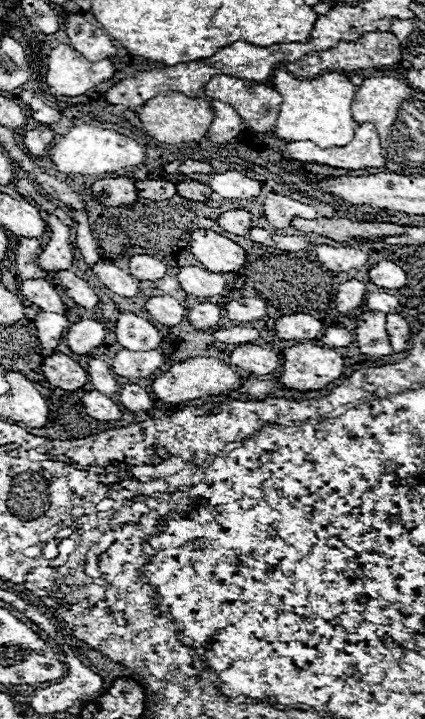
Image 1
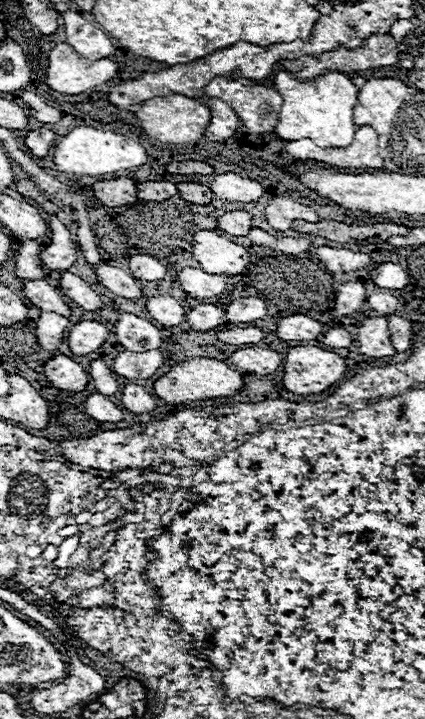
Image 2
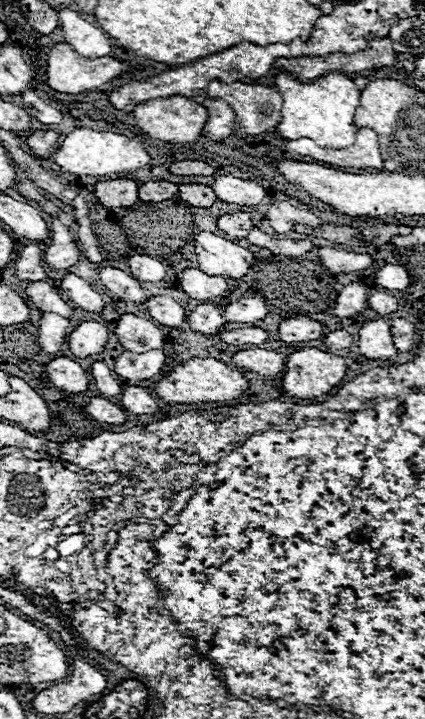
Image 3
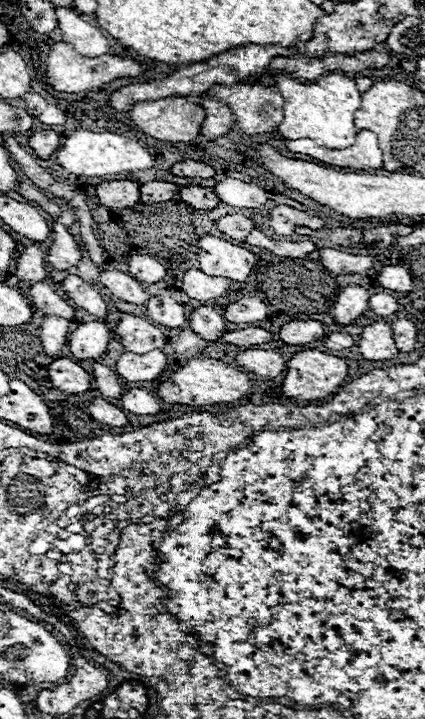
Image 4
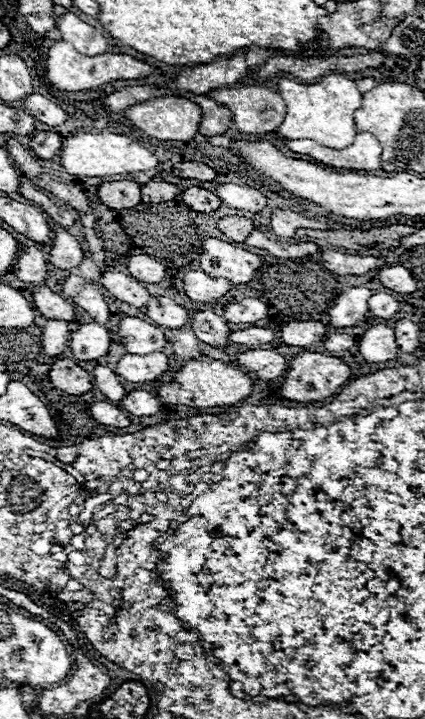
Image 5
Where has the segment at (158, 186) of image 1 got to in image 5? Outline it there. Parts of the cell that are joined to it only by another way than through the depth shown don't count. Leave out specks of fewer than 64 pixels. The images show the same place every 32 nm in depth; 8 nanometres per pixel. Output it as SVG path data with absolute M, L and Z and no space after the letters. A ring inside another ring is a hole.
M148 182L142 184L142 202L168 202L174 200L176 194L180 194L176 184L170 182Z

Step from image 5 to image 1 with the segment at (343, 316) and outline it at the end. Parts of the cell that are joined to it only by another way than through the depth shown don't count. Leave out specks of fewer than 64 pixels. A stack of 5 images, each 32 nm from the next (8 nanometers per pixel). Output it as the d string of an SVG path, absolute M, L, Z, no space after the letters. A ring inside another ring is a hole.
M346 280L342 284L338 284L336 290L336 308L340 312L350 312L354 308L358 308L364 302L366 296L366 284L360 280Z

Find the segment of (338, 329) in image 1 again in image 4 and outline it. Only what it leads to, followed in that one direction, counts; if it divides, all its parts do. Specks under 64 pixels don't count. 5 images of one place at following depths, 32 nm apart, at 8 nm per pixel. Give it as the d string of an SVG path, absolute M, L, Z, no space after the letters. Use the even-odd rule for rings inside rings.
M330 332L330 334L326 334L324 344L330 350L344 350L344 348L350 348L354 344L354 340L346 332Z

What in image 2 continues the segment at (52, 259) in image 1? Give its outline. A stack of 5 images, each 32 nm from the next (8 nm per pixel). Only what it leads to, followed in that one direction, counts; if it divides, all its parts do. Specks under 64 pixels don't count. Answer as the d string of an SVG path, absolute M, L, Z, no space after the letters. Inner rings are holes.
M50 216L48 230L50 242L40 254L40 264L48 270L68 270L78 258L78 248L70 240L70 230L56 216Z

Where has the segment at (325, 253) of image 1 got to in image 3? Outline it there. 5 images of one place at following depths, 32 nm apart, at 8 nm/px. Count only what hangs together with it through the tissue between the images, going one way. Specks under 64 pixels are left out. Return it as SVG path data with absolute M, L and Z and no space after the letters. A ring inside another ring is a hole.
M318 248L320 262L334 274L348 274L348 272L360 272L368 266L374 264L372 256L368 254L356 254L356 252L346 252L346 250L336 250L336 248Z

